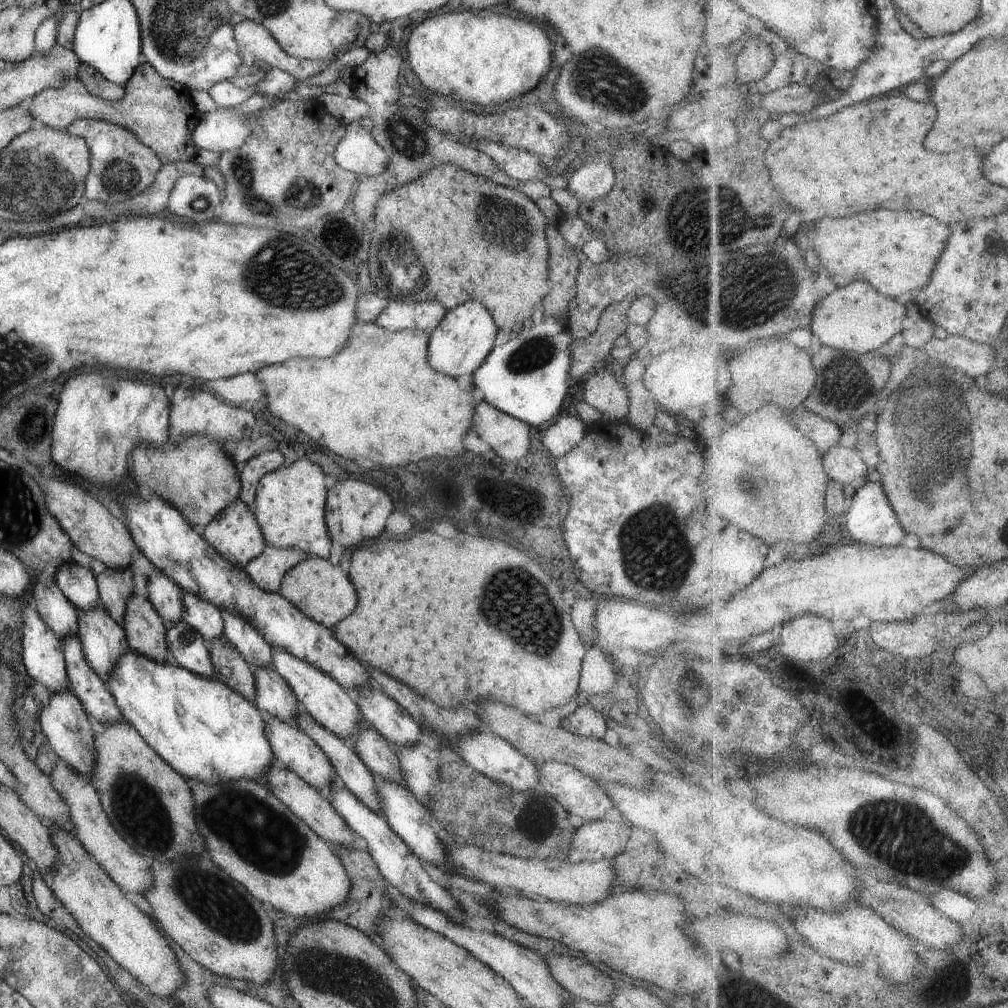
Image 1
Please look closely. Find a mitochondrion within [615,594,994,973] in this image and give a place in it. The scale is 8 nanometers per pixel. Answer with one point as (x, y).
(882, 828)

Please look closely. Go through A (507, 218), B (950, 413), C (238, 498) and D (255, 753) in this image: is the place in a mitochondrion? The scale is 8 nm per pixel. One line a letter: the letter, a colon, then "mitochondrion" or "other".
A: mitochondrion
B: mitochondrion
C: other
D: other

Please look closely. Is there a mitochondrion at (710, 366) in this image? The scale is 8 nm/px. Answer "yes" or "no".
no

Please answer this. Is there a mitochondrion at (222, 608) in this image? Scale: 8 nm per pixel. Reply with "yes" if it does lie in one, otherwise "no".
no

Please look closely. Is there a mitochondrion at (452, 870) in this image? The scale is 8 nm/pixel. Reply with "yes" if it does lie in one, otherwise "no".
no

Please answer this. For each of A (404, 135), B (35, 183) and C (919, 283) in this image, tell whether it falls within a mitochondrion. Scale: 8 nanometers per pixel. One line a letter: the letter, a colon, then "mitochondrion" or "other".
A: mitochondrion
B: mitochondrion
C: other

